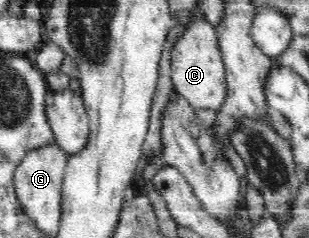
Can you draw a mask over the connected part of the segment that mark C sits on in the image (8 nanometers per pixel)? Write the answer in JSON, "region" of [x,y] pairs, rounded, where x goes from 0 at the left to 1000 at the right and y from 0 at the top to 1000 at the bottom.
{"region":[[[612,76],[553,210],[553,332],[563,382],[592,403],[618,450],[709,458],[735,408],[728,269],[706,193],[699,109],[654,76]]]}

